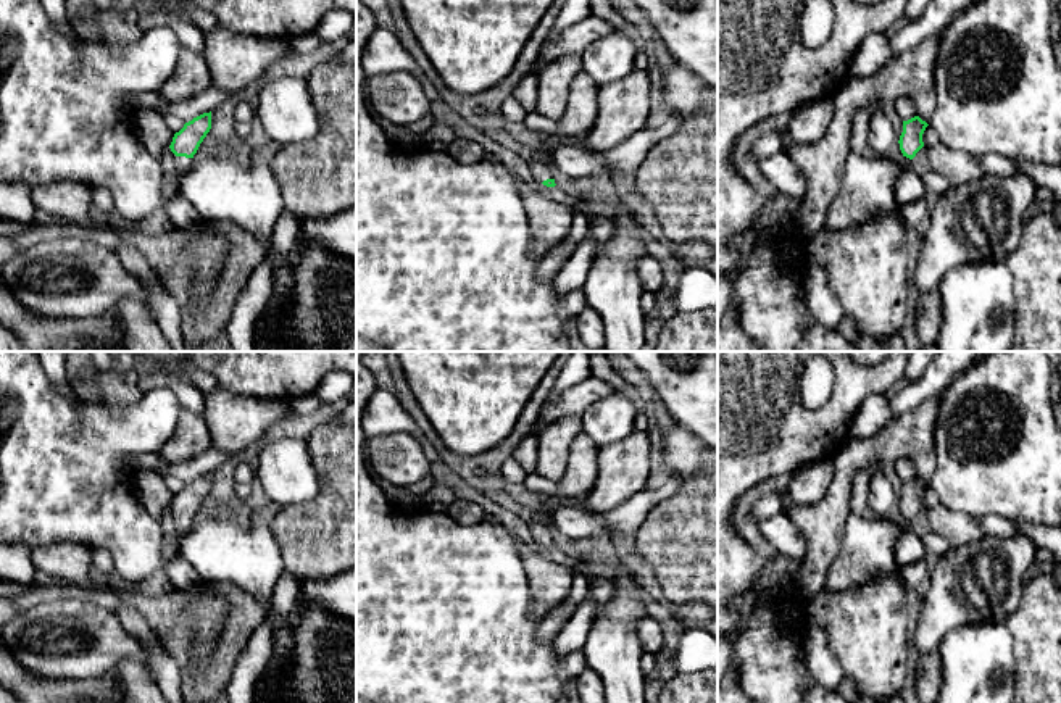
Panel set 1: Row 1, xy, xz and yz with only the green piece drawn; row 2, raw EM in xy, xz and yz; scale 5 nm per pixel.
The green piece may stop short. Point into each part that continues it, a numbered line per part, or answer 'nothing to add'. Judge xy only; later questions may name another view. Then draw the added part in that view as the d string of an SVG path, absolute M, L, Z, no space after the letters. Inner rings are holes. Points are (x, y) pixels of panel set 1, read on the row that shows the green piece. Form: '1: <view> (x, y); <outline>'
1: xy (186, 165); M174 155L174 158L176 158L176 163L177 163L177 166L179 166L179 177L177 177L177 181L176 181L176 189L174 189L174 192L179 192L179 184L181 184L181 181L182 181L182 177L184 177L190 169L193 169L195 166L193 166L193 158L176 156L176 155Z

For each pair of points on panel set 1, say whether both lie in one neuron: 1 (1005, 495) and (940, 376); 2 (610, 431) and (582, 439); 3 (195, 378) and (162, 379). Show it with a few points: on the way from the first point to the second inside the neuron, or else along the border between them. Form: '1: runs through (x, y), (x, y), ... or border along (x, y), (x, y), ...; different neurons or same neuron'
1: border along (969, 368), (944, 392); different neurons
2: border along (582, 429), (599, 449); different neurons
3: border along (186, 378), (203, 394); different neurons

